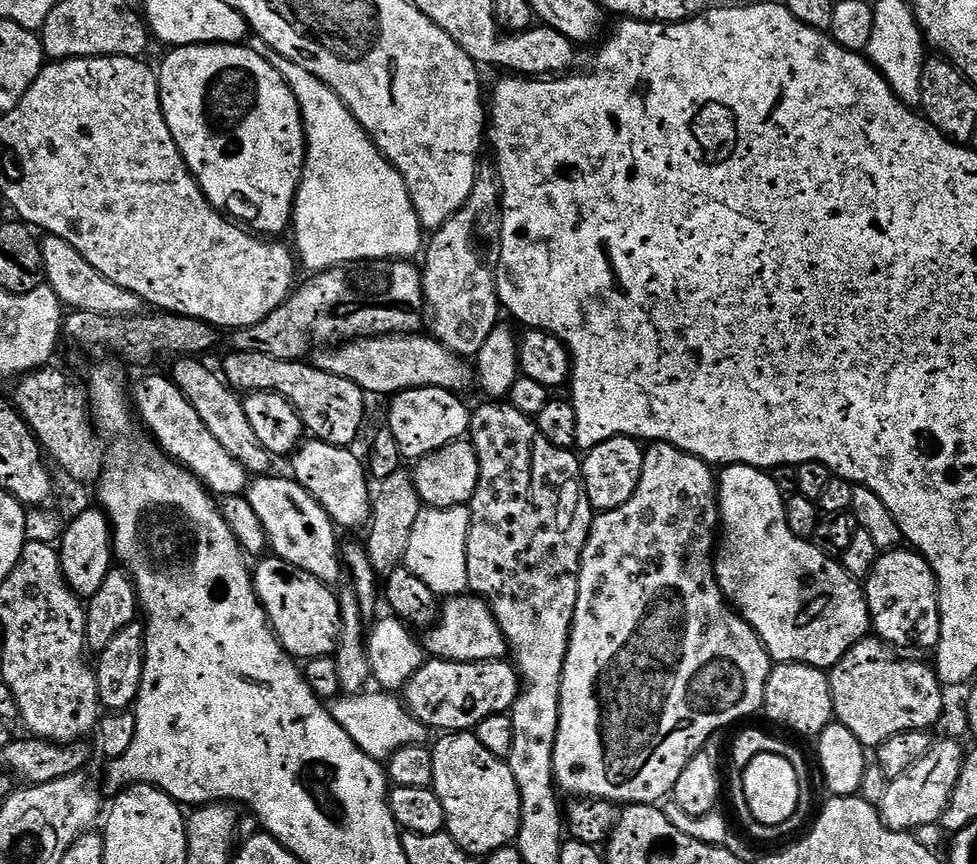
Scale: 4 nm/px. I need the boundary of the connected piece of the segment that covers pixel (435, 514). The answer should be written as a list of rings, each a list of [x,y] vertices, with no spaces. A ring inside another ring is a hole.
[[[465,506],[425,507],[418,514],[418,522],[414,522],[414,530],[410,530],[410,546],[404,555],[404,564],[434,590],[437,598],[451,598],[469,591],[466,542],[471,517],[471,511]]]

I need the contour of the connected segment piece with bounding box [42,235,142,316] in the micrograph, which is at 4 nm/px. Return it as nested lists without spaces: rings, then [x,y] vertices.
[[[45,235],[42,240],[42,249],[45,262],[46,283],[58,294],[61,305],[78,312],[93,312],[103,316],[131,316],[139,313],[142,302],[130,290],[122,290],[122,286],[114,286],[110,278],[98,274],[70,242],[57,236]]]

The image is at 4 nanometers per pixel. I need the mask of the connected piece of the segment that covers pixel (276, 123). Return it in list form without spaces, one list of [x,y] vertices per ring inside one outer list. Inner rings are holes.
[[[239,43],[172,48],[164,65],[158,68],[162,114],[205,198],[235,223],[261,237],[276,238],[279,232],[287,233],[292,223],[292,208],[308,153],[304,123],[298,102],[282,74],[266,62],[264,54],[244,47]]]

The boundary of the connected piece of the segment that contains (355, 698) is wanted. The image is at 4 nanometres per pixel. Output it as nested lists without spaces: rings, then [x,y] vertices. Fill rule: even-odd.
[[[364,690],[359,695],[341,695],[331,701],[330,711],[334,722],[354,738],[354,742],[370,758],[384,762],[389,756],[393,756],[402,746],[411,744],[424,744],[427,736],[430,736],[429,729],[425,728],[414,714],[410,714],[407,704],[401,702],[393,693],[383,690]]]

